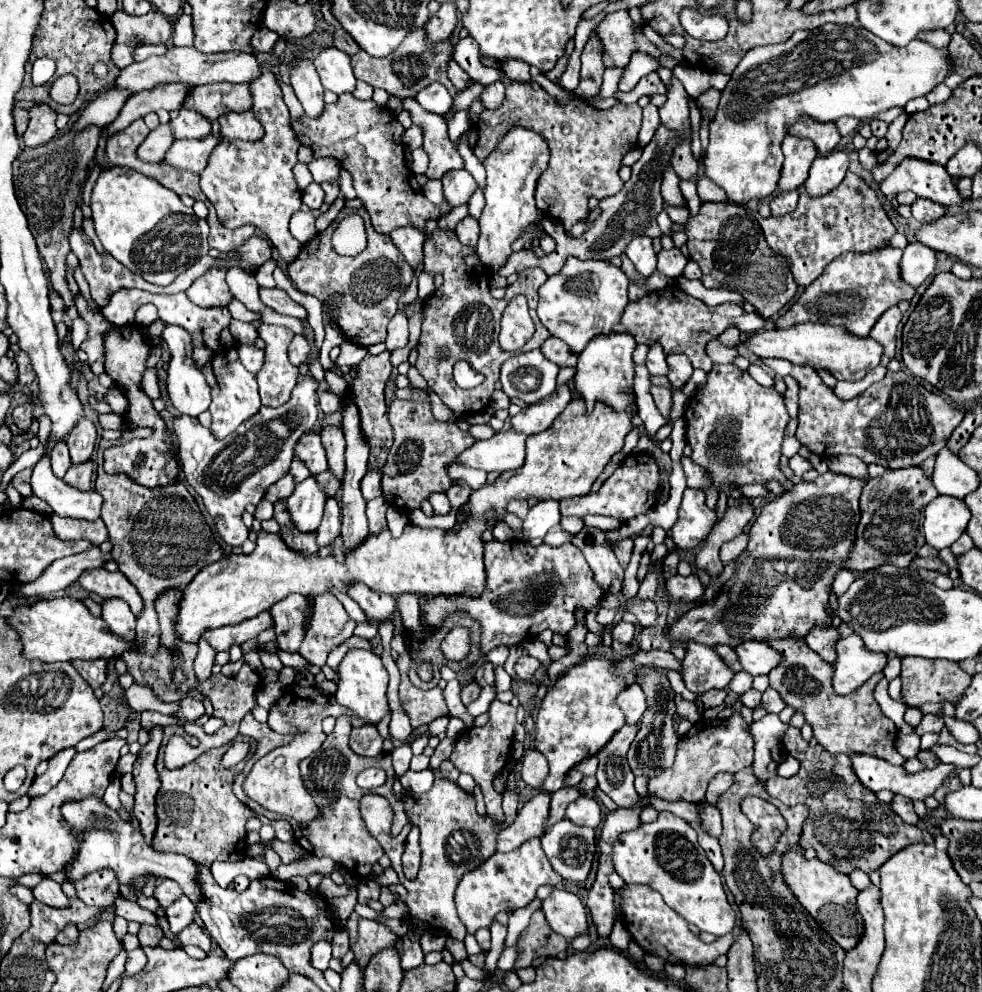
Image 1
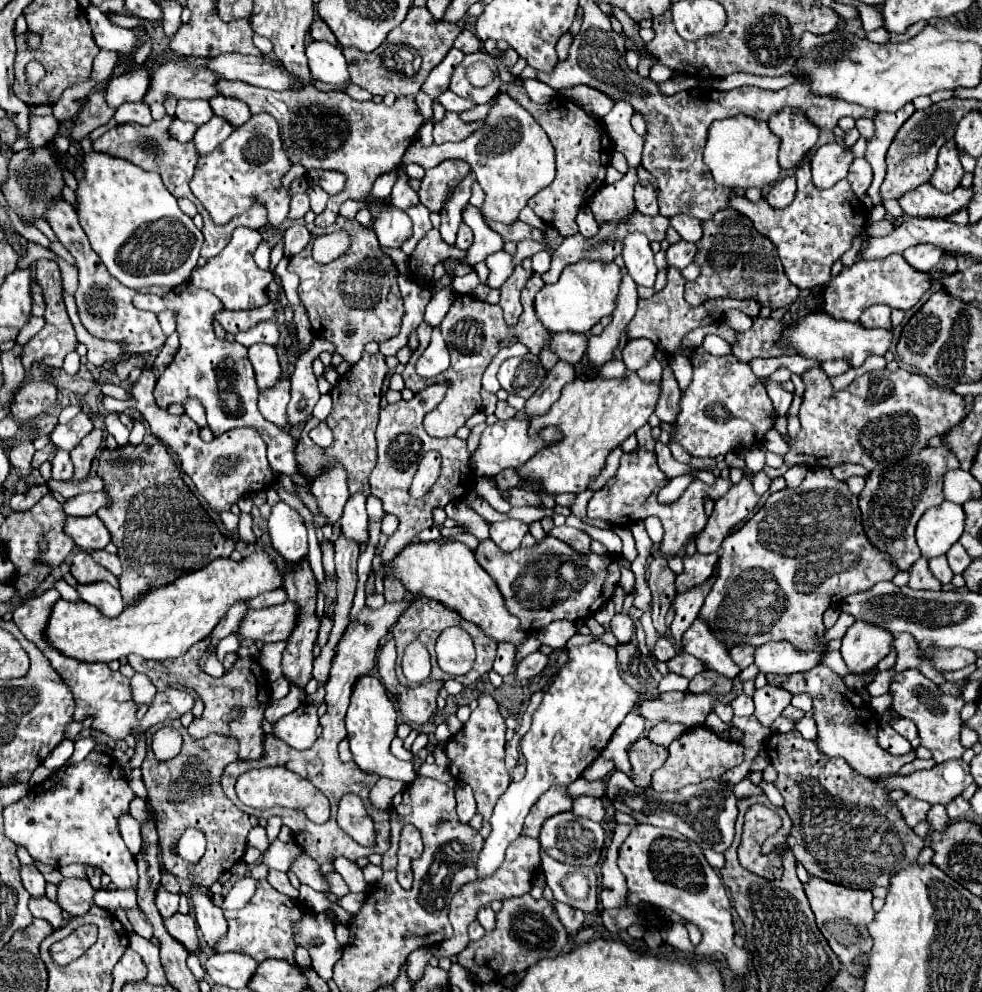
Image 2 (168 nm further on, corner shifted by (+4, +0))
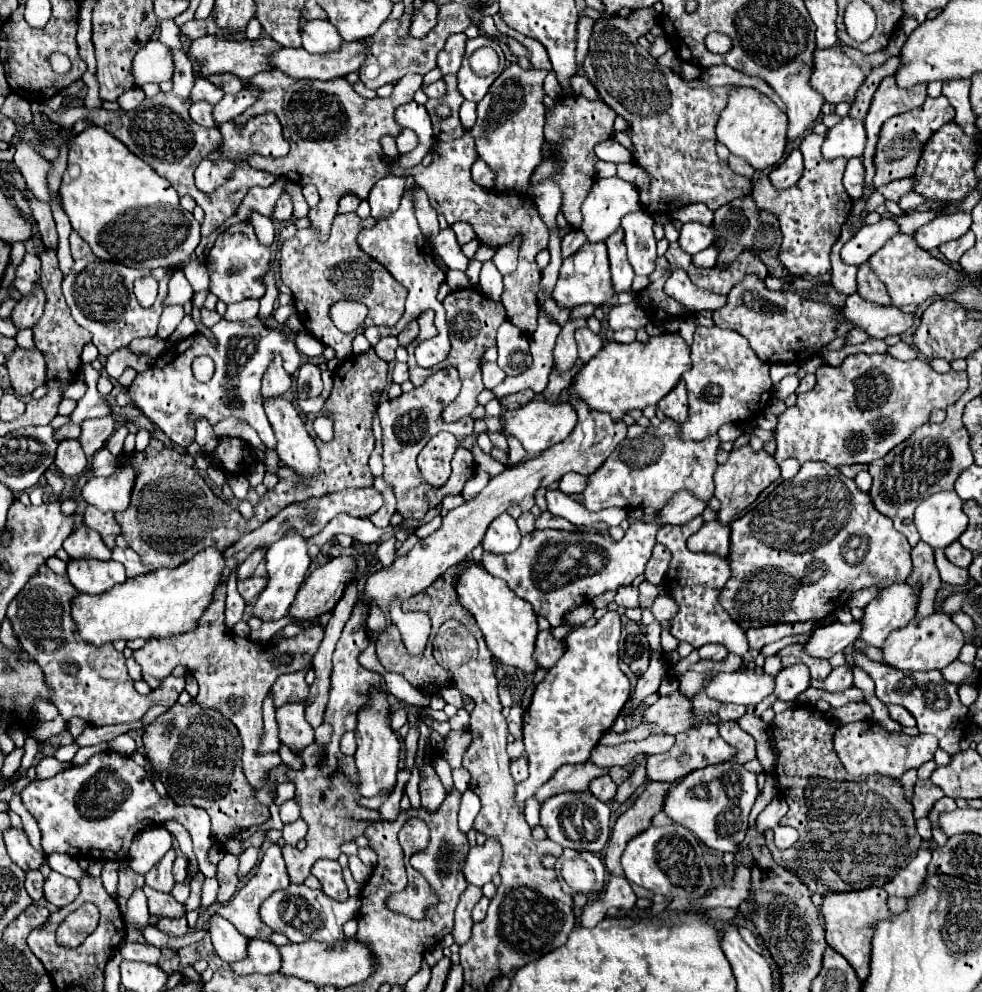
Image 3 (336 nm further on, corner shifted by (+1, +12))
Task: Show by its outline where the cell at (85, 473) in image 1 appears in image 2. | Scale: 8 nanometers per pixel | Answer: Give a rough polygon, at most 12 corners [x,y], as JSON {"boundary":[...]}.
{"boundary":[[93,430],[71,450],[75,482],[87,478],[103,432]]}

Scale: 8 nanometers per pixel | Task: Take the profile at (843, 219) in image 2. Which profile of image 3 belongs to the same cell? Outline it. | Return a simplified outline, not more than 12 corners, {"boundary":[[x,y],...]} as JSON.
{"boundary":[[824,136],[802,138],[804,174],[776,190],[752,184],[780,218],[780,260],[794,276],[830,272],[854,204],[846,160],[824,160]]}

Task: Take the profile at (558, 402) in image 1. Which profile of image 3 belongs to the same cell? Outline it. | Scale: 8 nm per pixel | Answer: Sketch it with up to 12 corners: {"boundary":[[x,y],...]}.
{"boundary":[[568,320],[554,348],[554,370],[568,372],[576,360],[574,330],[586,320]]}

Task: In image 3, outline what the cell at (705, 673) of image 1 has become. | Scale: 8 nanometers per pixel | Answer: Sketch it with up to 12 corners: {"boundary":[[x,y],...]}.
{"boundary":[[702,515],[666,524],[666,588],[680,606],[670,632],[694,648],[748,652],[744,630],[718,604],[728,558],[694,554]]}

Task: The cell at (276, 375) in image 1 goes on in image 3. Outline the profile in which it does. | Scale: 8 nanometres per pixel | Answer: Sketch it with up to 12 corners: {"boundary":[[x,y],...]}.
{"boundary":[[282,396],[264,410],[280,460],[302,476],[316,474],[318,448],[294,404]]}

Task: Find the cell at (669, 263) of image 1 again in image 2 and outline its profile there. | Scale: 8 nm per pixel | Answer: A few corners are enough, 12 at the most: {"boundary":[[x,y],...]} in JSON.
{"boundary":[[693,242],[669,246],[667,264],[683,270],[693,262]]}

